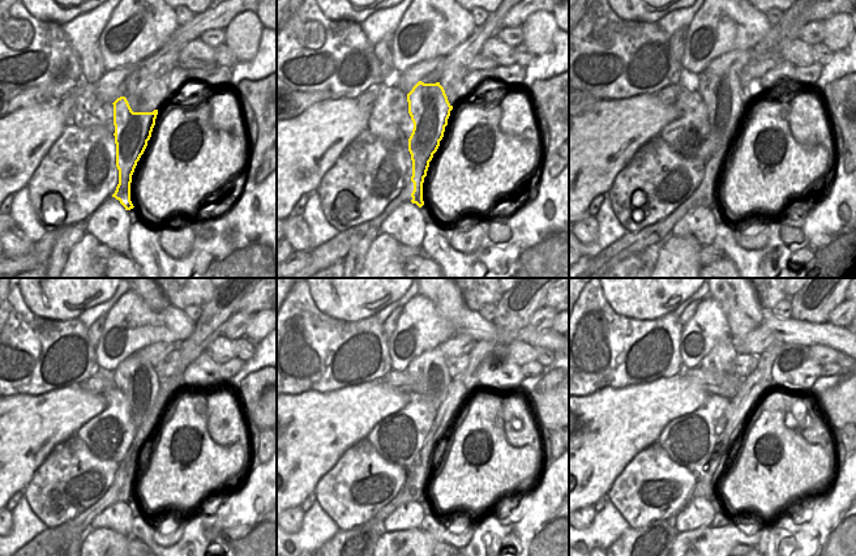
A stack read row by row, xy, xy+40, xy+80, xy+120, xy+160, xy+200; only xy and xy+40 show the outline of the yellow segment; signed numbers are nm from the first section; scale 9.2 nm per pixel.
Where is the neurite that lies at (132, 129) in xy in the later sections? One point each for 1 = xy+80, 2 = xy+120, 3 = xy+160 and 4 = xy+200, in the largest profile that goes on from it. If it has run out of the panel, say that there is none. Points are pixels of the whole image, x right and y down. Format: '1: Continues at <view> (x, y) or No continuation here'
1: Continues at xy+80 (722, 93)
2: Continues at xy+120 (136, 377)
3: Continues at xy+160 (428, 371)
4: Continues at xy+200 (719, 360)

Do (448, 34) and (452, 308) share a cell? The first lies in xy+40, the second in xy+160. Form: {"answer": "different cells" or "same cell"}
{"answer": "different cells"}

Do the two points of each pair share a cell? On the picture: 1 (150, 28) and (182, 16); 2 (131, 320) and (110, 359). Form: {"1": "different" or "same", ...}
{"1": "different", "2": "same"}

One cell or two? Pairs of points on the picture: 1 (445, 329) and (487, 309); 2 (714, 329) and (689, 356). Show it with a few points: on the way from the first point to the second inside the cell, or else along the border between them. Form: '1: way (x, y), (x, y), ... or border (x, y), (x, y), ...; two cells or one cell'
1: border (476, 311), (491, 321); two cells
2: way (707, 336), (693, 350); one cell

